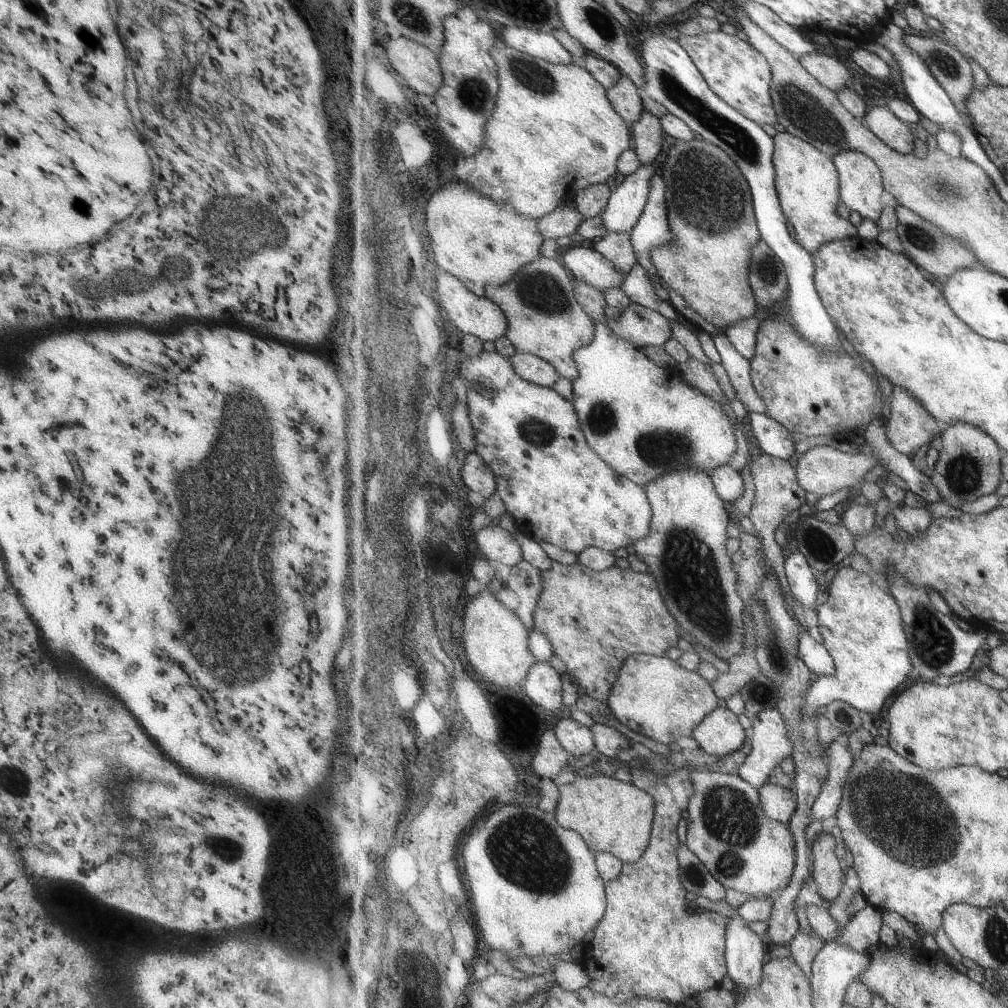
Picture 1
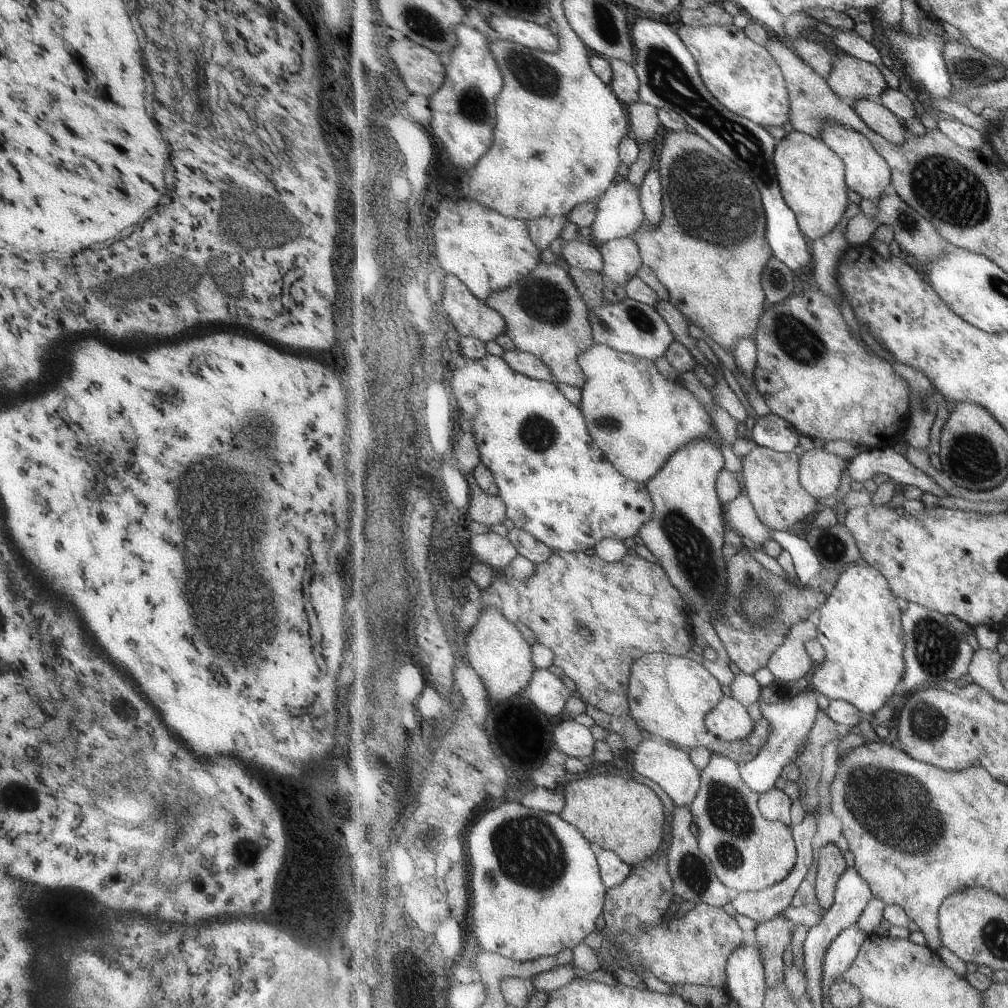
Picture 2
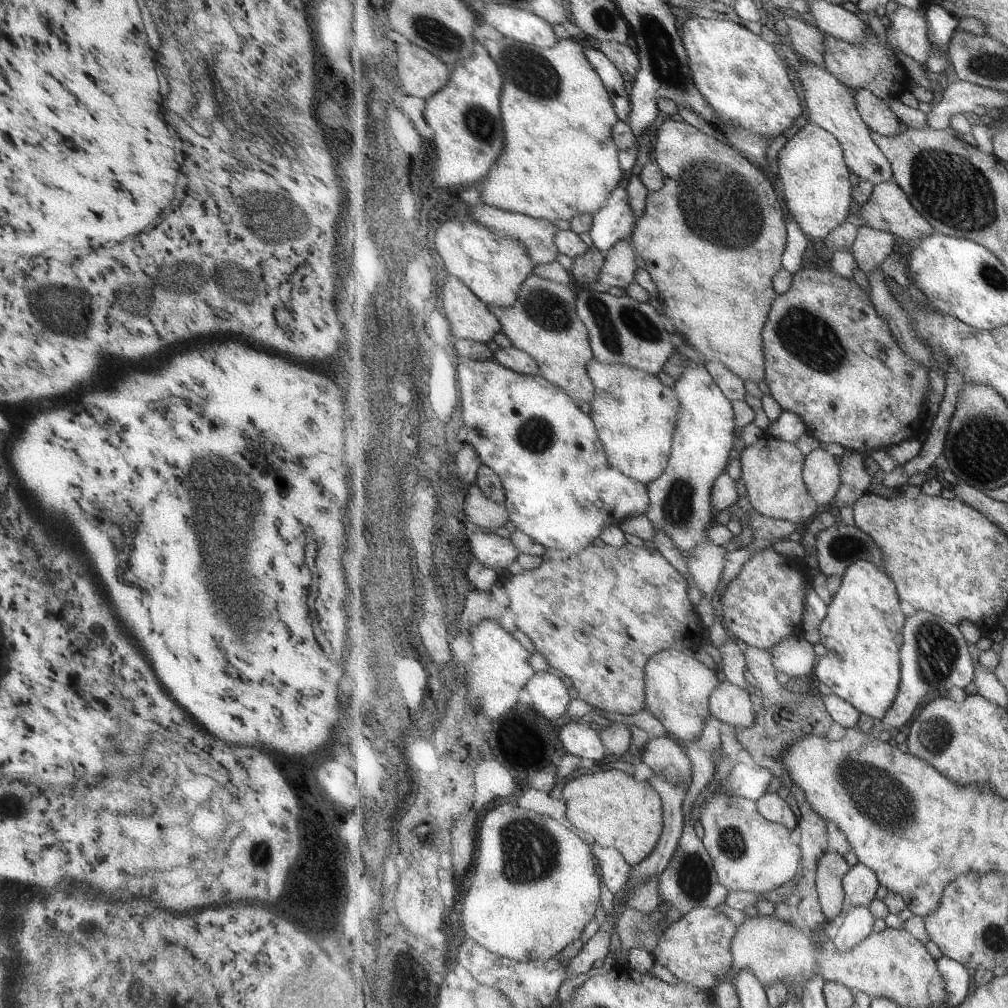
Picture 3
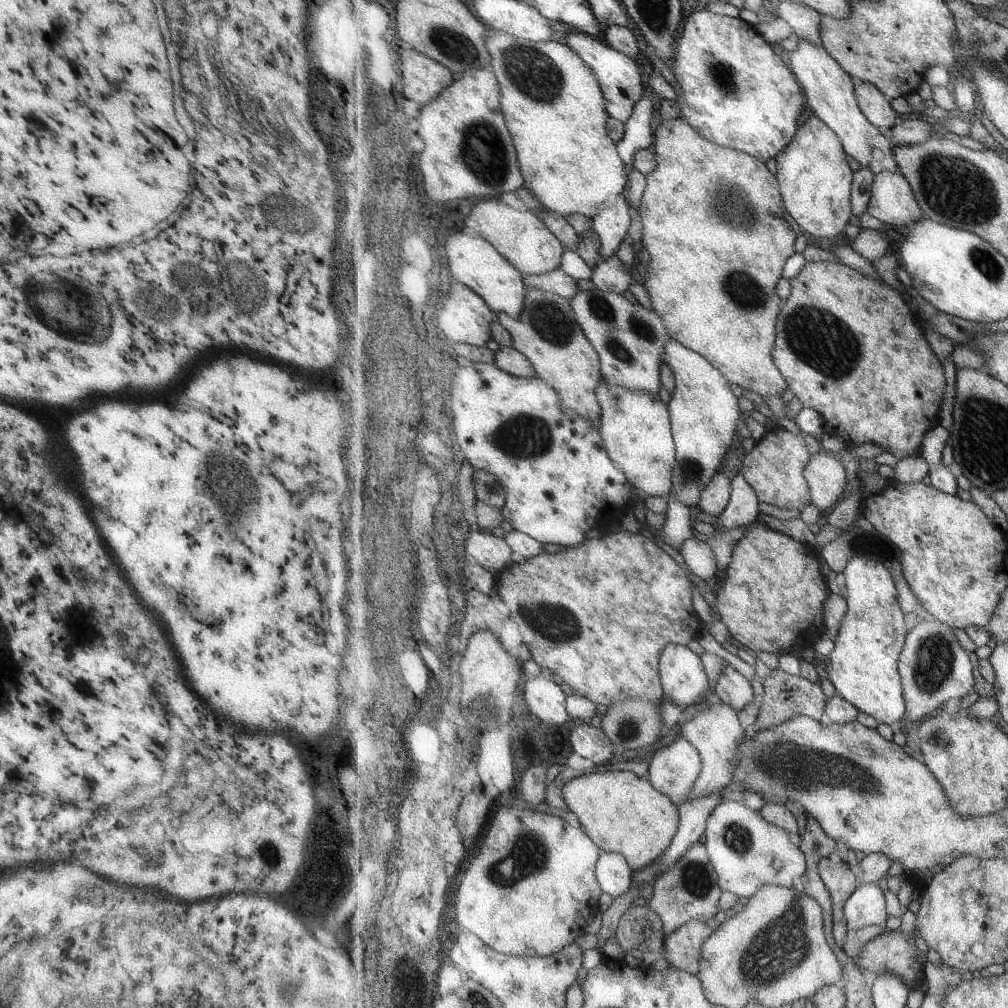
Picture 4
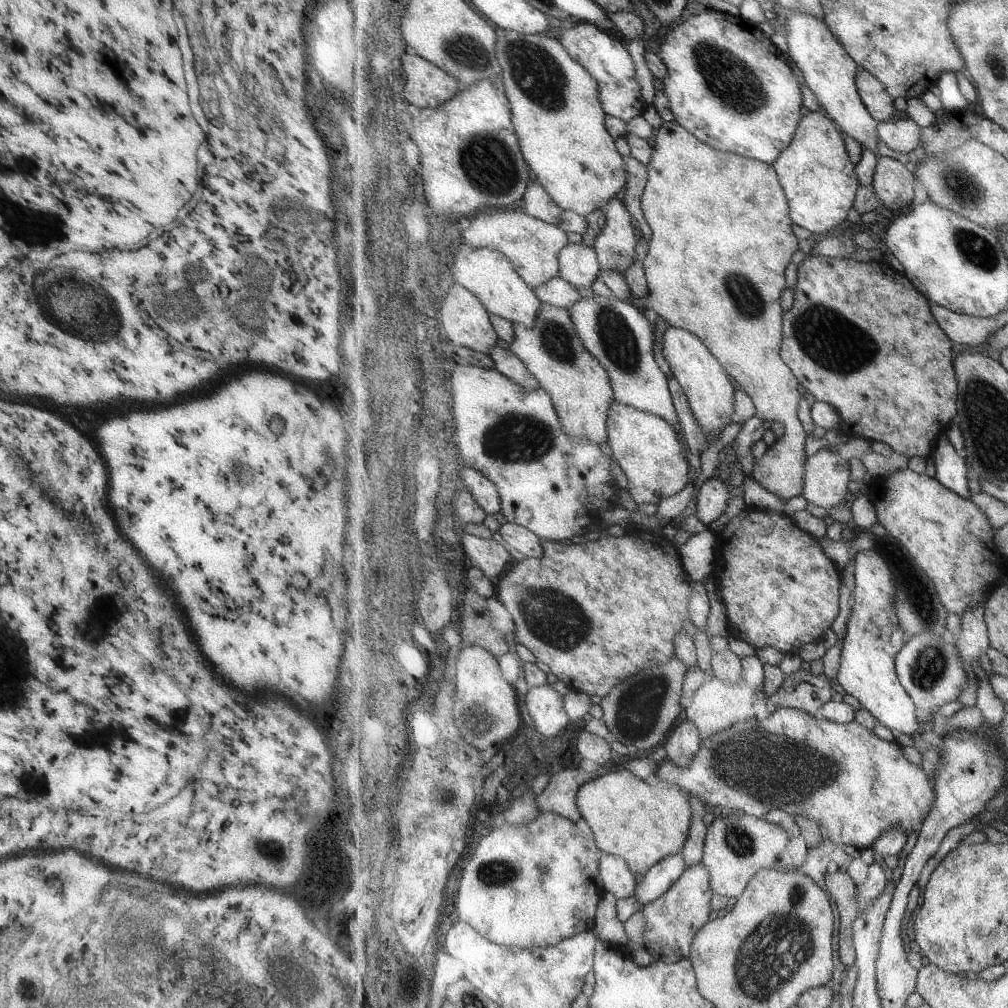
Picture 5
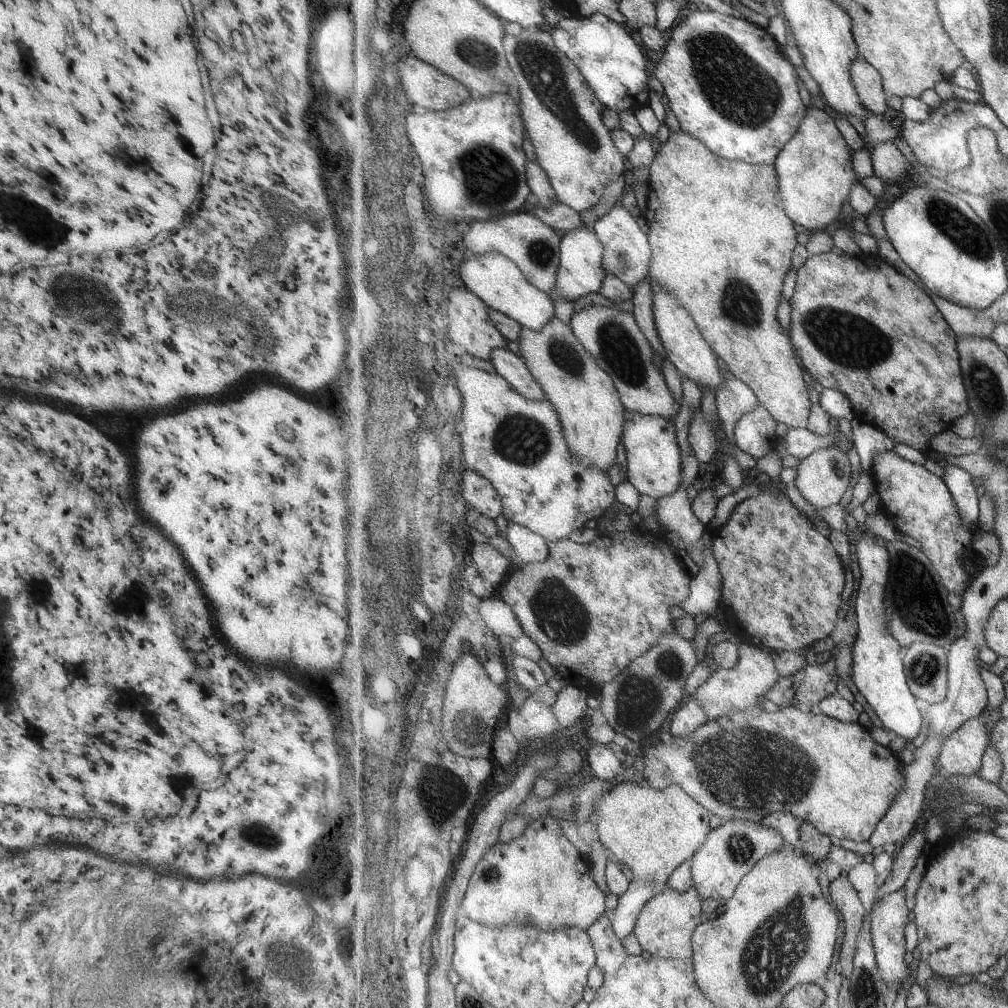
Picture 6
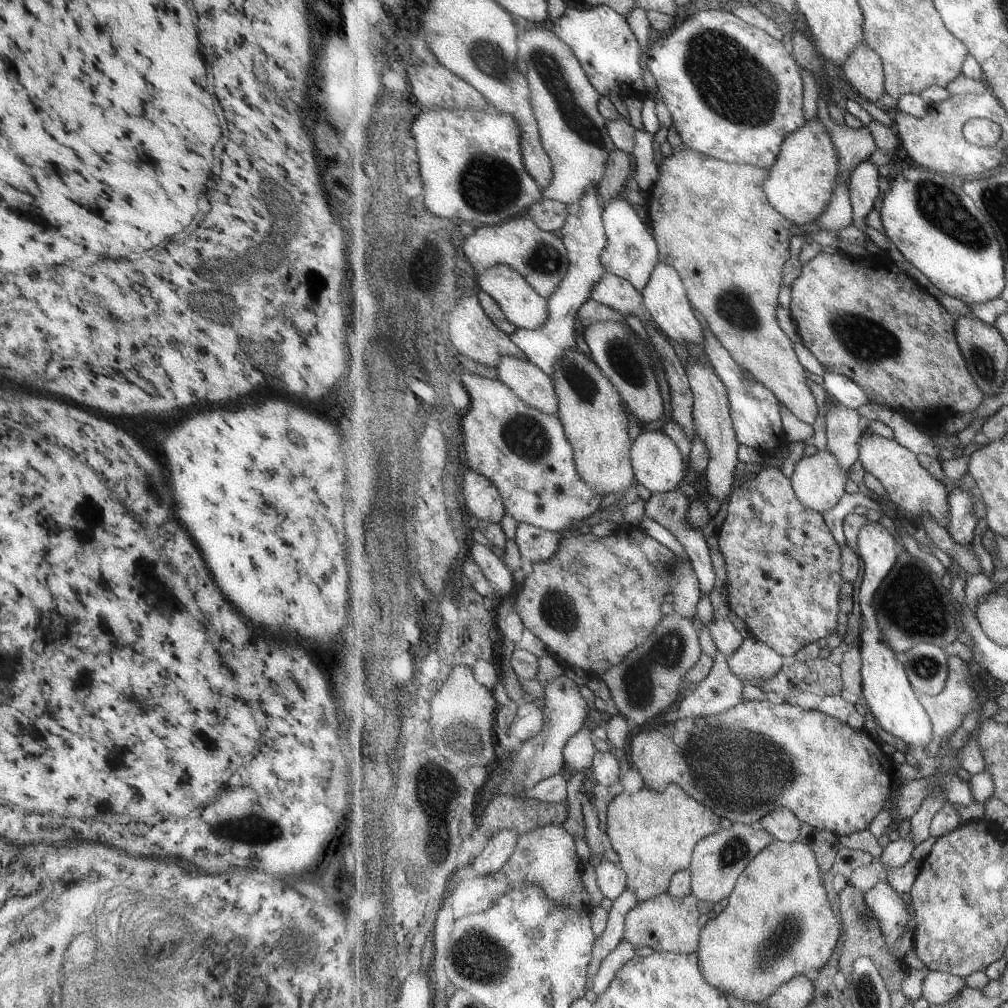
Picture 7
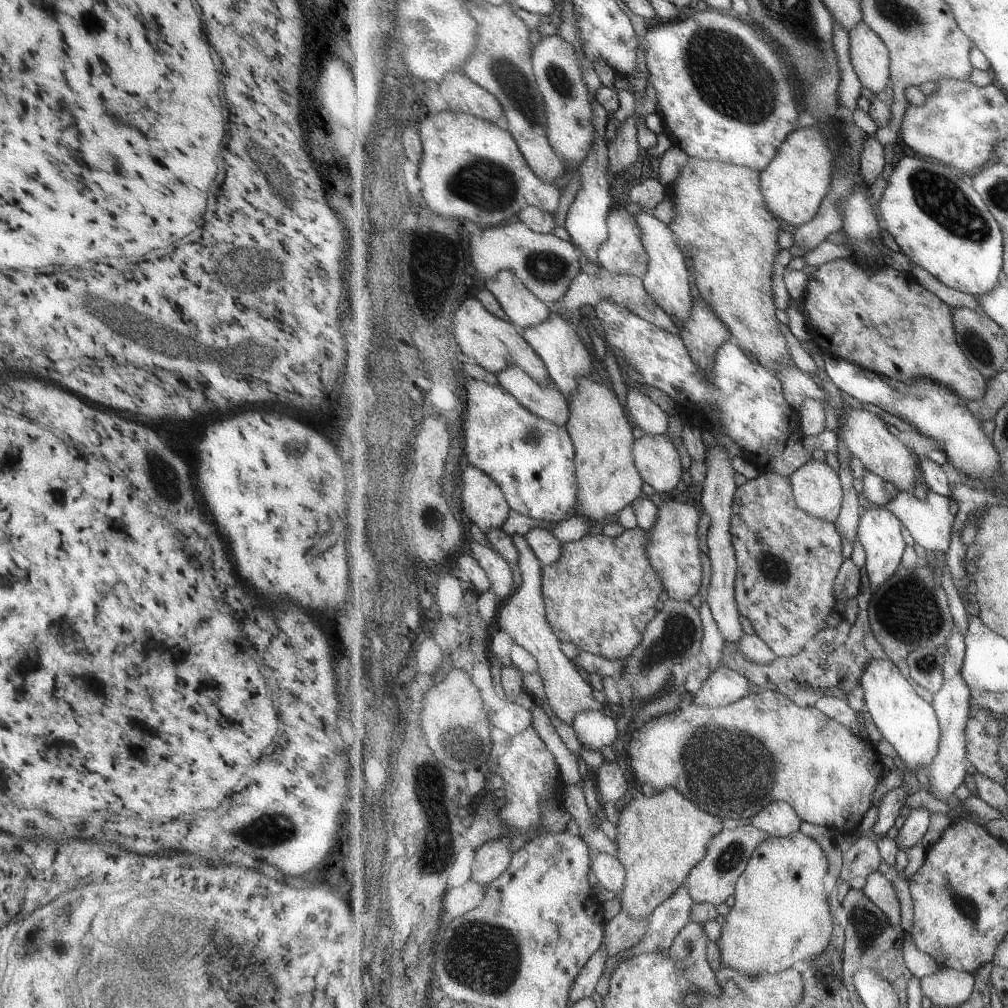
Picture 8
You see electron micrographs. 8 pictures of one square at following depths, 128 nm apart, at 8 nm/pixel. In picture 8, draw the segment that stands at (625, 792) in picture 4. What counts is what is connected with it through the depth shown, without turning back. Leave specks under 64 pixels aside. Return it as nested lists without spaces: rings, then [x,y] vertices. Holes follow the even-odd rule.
[[[673,787],[661,792],[653,792],[651,796],[628,797],[617,805],[617,809],[619,810],[615,841],[617,858],[628,870],[627,884],[620,898],[621,908],[627,910],[631,920],[639,922],[649,918],[649,914],[653,914],[658,906],[669,900],[679,890],[681,884],[686,882],[689,873],[705,858],[709,842],[712,842],[712,838],[724,829],[723,819],[703,810]]]

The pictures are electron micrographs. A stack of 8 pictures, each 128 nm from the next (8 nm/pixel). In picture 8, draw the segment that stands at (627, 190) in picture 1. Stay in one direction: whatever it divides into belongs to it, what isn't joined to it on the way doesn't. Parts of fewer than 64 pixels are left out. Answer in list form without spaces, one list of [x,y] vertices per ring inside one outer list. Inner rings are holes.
[[[623,206],[611,210],[608,218],[609,240],[599,248],[599,261],[609,272],[619,275],[644,277],[649,272],[649,254],[643,242],[643,232],[637,224],[637,216],[631,215]]]

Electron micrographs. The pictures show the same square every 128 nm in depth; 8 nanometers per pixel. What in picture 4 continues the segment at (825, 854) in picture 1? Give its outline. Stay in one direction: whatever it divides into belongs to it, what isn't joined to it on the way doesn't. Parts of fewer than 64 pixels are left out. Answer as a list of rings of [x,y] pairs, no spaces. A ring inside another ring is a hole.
[[[828,857],[820,862],[819,874],[833,899],[833,912],[835,912],[833,914],[833,918],[835,918],[833,934],[835,934],[835,940],[843,948],[845,938],[847,938],[845,902],[855,894],[859,885],[859,878],[853,867],[849,866],[844,860],[834,860],[833,857]]]

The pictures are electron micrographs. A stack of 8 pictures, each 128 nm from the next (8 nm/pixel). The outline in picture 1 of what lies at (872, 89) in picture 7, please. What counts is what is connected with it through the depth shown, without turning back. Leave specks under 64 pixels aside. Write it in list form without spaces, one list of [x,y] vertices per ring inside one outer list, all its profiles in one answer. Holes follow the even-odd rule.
[[[872,107],[864,116],[864,124],[869,127],[889,148],[911,154],[915,146],[913,127],[901,120],[888,107]]]

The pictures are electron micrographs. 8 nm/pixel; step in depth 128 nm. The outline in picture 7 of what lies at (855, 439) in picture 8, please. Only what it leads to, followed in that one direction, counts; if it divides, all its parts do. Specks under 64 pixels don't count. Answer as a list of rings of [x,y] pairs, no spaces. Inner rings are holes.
[[[862,434],[859,440],[860,460],[866,471],[874,474],[889,492],[889,499],[899,508],[909,510],[917,521],[929,518],[949,530],[950,491],[921,464],[918,454],[901,446],[897,440],[889,440],[875,434]]]

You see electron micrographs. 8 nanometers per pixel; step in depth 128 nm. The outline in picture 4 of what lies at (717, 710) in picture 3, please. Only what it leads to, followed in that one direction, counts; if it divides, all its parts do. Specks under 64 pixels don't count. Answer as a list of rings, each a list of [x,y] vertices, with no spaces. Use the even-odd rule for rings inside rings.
[[[730,663],[723,668],[714,690],[720,699],[727,704],[731,704],[737,710],[737,713],[753,713],[753,702],[756,702],[753,684],[745,674],[741,674]]]

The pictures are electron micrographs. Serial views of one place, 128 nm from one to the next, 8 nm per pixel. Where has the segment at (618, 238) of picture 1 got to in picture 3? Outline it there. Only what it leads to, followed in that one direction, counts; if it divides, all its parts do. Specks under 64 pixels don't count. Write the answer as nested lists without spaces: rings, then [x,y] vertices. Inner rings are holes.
[[[623,239],[617,242],[606,252],[606,261],[601,269],[600,283],[603,286],[611,286],[611,288],[623,288],[626,292],[635,283],[635,272],[637,272],[637,260],[635,253],[638,253],[629,239]]]

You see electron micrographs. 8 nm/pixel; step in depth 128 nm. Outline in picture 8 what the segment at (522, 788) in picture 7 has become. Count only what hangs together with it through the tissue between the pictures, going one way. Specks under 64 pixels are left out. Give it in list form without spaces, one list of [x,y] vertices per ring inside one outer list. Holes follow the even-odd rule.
[[[512,535],[515,546],[519,550],[518,568],[521,572],[522,583],[514,595],[508,599],[507,603],[501,608],[498,624],[499,629],[513,636],[517,645],[526,648],[540,664],[540,673],[543,675],[545,683],[545,694],[549,698],[546,711],[548,716],[555,715],[563,723],[572,726],[573,720],[577,720],[577,712],[582,710],[602,710],[601,704],[594,695],[591,684],[583,678],[575,662],[561,648],[561,638],[555,634],[547,620],[547,610],[545,610],[545,598],[543,598],[543,564],[535,550],[527,542],[525,535]]]

